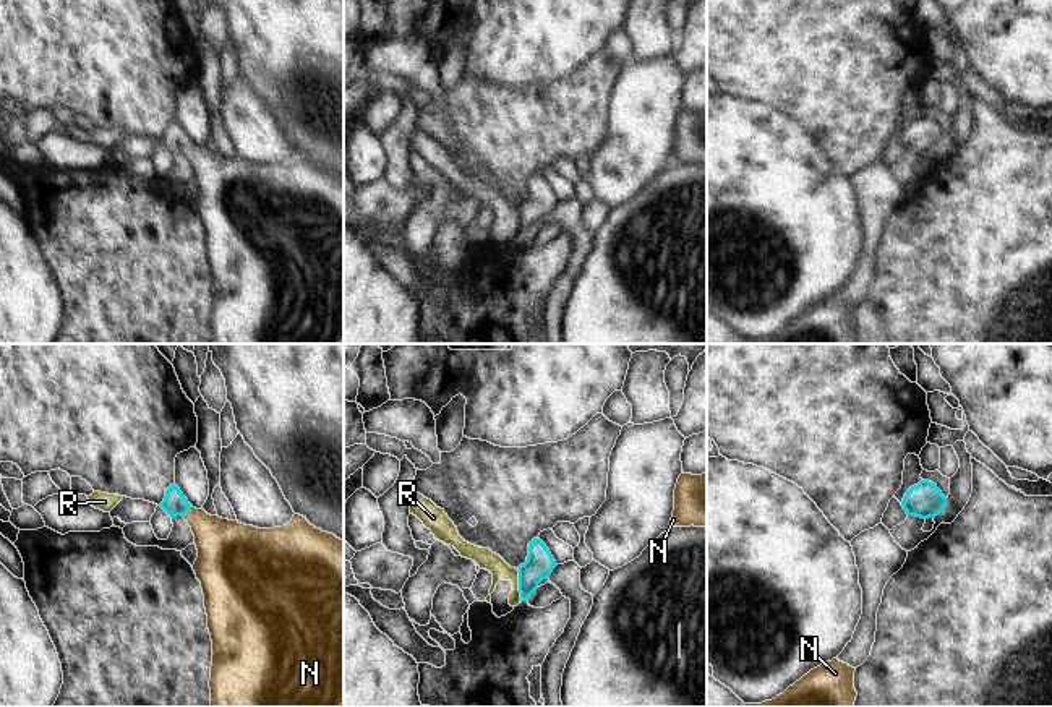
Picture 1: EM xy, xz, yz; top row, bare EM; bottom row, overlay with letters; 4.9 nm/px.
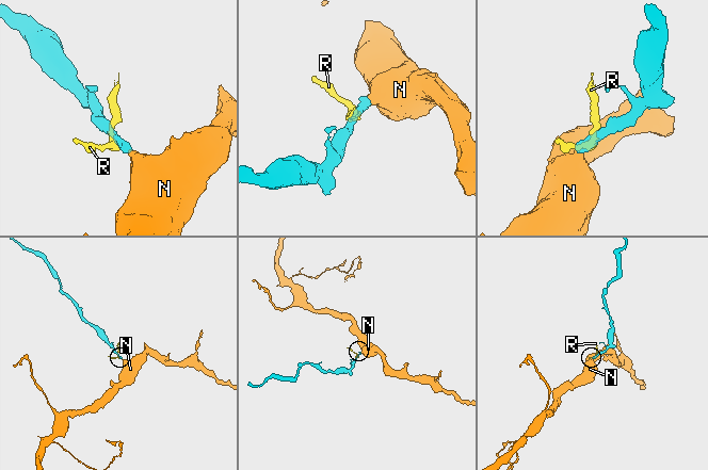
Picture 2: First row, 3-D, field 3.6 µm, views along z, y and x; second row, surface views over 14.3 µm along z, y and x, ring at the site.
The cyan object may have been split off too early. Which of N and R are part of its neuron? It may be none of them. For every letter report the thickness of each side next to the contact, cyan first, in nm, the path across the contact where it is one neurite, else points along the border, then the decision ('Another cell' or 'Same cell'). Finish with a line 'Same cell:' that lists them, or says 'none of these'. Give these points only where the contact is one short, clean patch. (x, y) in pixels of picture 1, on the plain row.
N: Thickness 120 nm (cyan) against 260 nm. Path across: xy (174, 140), (188, 146), (222, 182). Same cell
R: Thickness 140 nm (cyan) against 100 nm. Boundary: xz (517, 208), (521, 239). Another cell
Same cell: N

